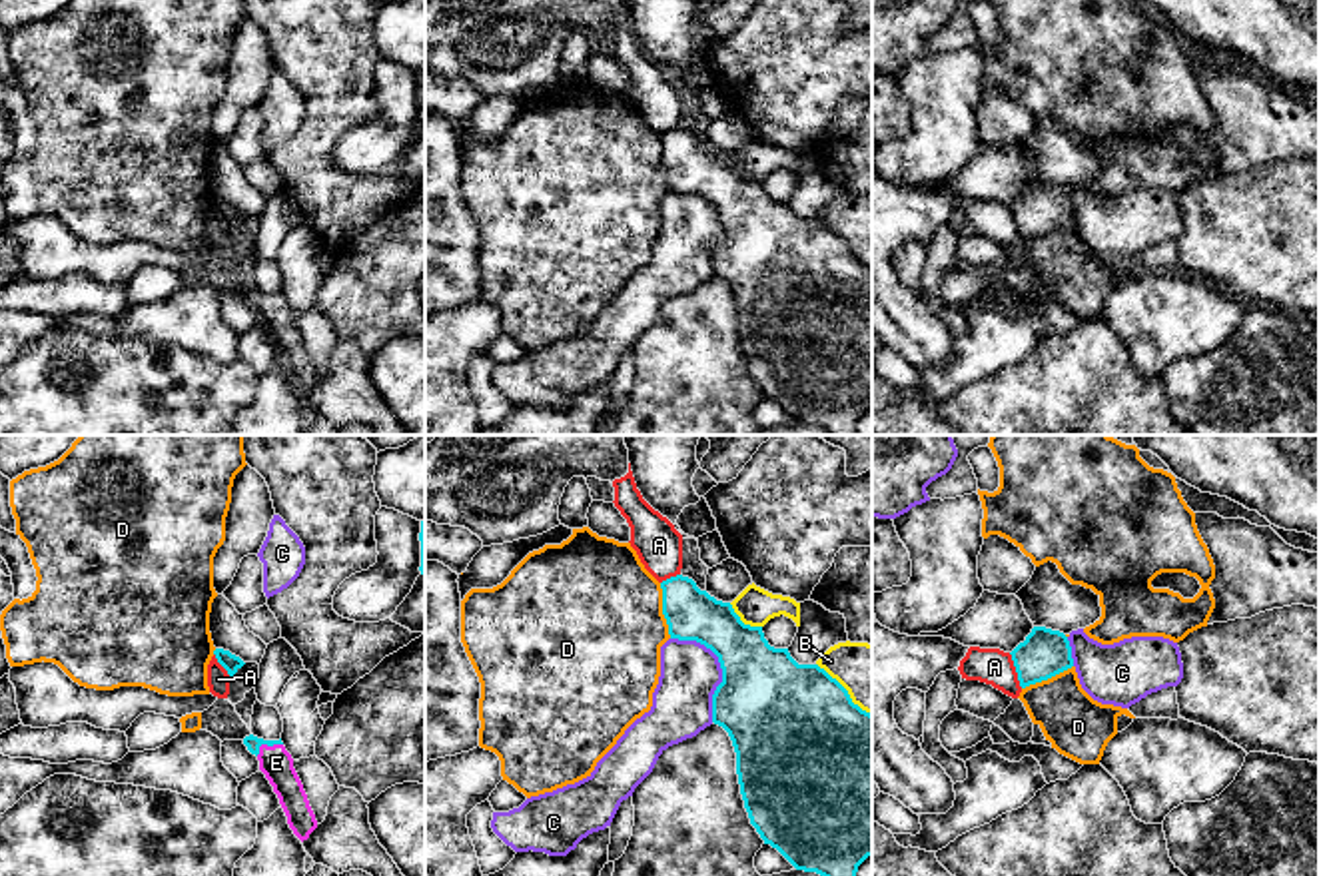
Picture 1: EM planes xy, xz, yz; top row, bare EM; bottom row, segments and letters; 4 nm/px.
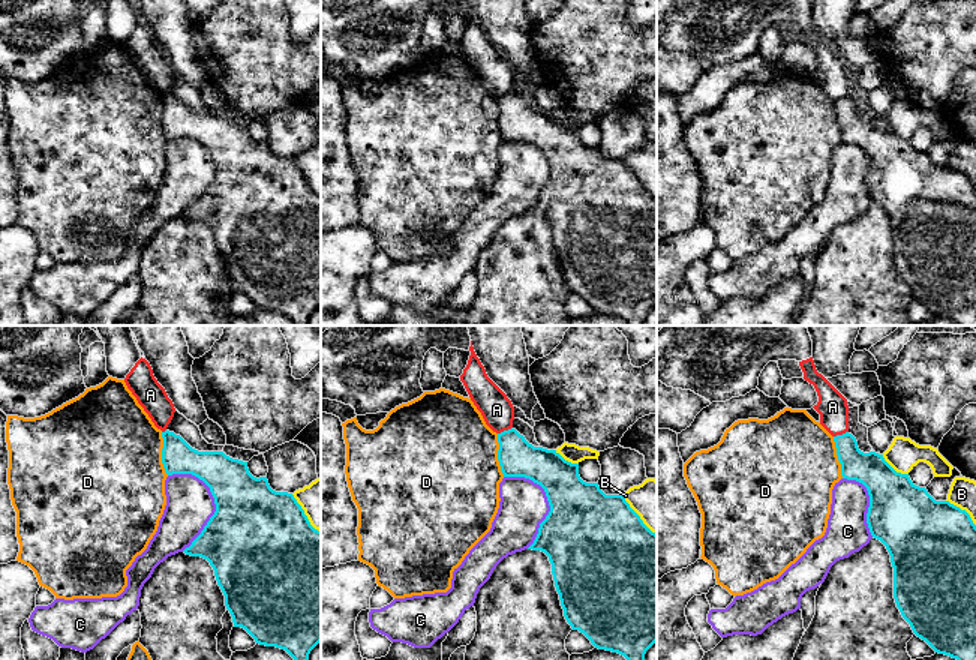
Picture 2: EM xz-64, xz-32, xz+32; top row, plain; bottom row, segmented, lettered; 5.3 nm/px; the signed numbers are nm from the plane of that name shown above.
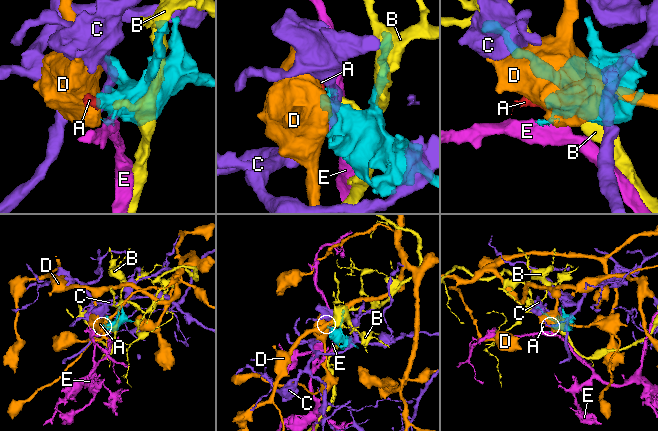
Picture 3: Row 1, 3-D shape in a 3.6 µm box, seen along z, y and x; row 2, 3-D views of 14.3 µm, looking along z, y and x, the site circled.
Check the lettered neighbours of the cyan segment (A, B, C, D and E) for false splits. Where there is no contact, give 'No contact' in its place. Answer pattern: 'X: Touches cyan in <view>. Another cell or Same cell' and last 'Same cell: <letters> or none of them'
A: Touches cyan in yz. Another cell
B: Touches cyan in xz. Another cell
C: Touches cyan in xz. Another cell
D: Touches cyan in xz. Another cell
E: Touches cyan in xy. Same cell
Same cell: E

